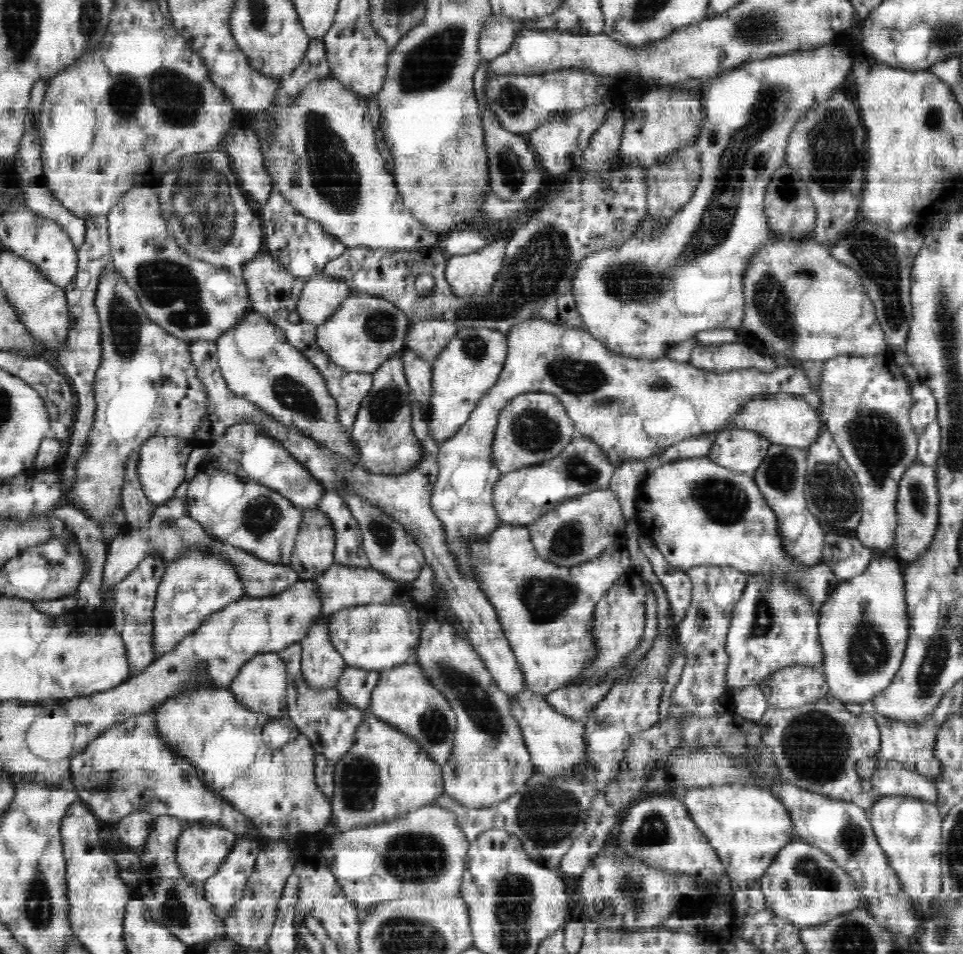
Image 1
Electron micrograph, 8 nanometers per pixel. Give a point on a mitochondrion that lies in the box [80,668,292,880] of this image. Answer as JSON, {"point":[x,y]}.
{"point":[109,781]}

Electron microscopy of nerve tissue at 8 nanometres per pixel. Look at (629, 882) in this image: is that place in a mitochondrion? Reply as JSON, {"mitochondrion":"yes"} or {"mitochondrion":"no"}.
{"mitochondrion":"yes"}

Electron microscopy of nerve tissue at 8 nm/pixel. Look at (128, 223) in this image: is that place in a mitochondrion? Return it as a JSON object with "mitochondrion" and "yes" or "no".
{"mitochondrion":"no"}

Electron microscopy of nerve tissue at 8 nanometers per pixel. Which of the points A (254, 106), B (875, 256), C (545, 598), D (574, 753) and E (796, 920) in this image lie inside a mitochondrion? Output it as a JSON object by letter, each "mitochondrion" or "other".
{"A":"other","B":"mitochondrion","C":"mitochondrion","D":"other","E":"other"}

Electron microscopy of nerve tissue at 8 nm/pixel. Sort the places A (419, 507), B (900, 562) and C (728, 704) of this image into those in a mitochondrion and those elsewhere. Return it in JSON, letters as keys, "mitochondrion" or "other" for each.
{"A":"other","B":"other","C":"other"}

